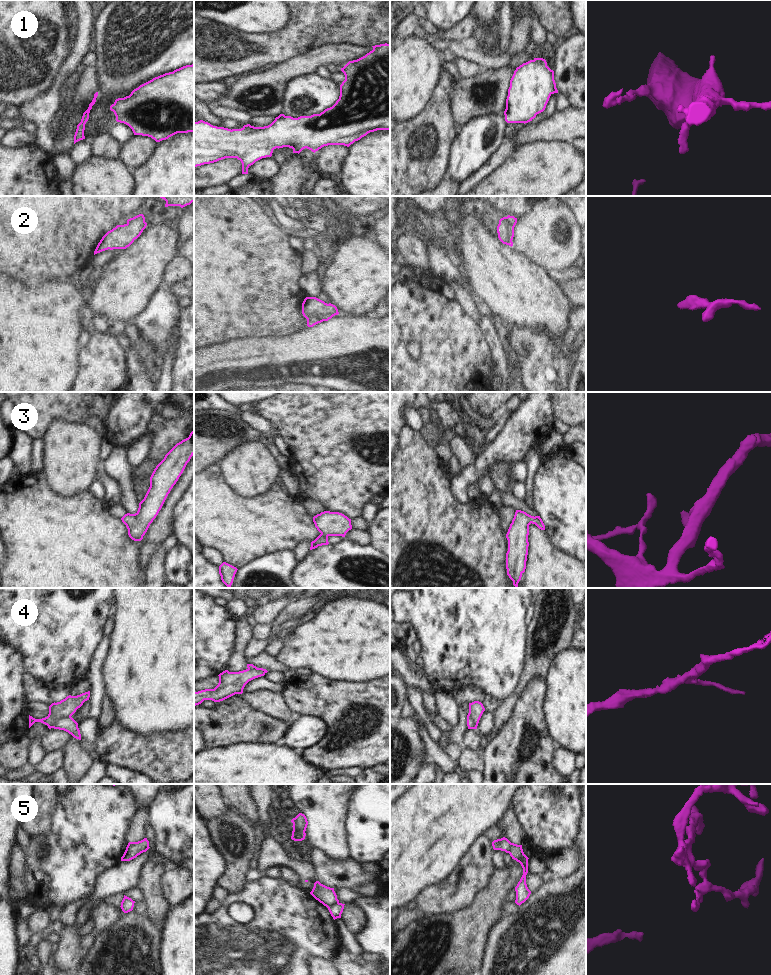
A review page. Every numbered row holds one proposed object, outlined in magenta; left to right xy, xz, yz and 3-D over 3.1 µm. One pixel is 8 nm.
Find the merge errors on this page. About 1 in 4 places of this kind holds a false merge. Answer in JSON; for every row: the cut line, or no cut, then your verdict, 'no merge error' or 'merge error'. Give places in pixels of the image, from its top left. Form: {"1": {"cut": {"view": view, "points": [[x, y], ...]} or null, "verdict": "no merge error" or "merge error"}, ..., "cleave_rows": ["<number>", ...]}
{"1": {"cut": null, "verdict": "no merge error"}, "2": {"cut": null, "verdict": "no merge error"}, "3": {"cut": null, "verdict": "no merge error"}, "4": {"cut": {"view": "xy", "points": [[70, 715], [57, 717], [51, 727]]}, "verdict": "merge error"}, "5": {"cut": {"view": "xz", "points": [[338, 901], [327, 907]]}, "verdict": "merge error"}, "cleave_rows": ["4", "5"]}

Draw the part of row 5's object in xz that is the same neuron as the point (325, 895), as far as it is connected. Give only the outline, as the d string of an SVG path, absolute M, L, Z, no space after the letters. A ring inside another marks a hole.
M319 881L314 883L314 887L310 894L326 907L339 902L334 888L327 887L321 884Z

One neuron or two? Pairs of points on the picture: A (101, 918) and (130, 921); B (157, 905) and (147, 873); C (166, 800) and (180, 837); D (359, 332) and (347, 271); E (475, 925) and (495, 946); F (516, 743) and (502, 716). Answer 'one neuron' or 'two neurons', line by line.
A: two neurons
B: one neuron
C: one neuron
D: two neurons
E: two neurons
F: two neurons

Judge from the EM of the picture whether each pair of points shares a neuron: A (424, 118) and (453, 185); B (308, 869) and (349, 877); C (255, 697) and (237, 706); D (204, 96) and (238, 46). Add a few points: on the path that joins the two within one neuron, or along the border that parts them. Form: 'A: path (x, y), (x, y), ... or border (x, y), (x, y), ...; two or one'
A: border (443, 176), (435, 185); two
B: border (309, 860), (314, 865), (319, 880); two
C: border (240, 694), (254, 708), (266, 713); two
D: border (204, 81), (216, 82); two

